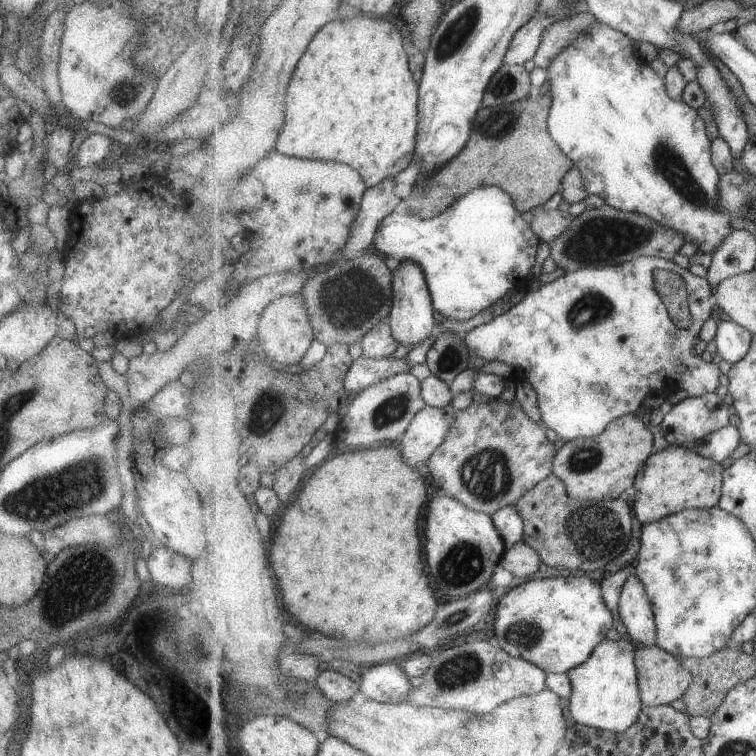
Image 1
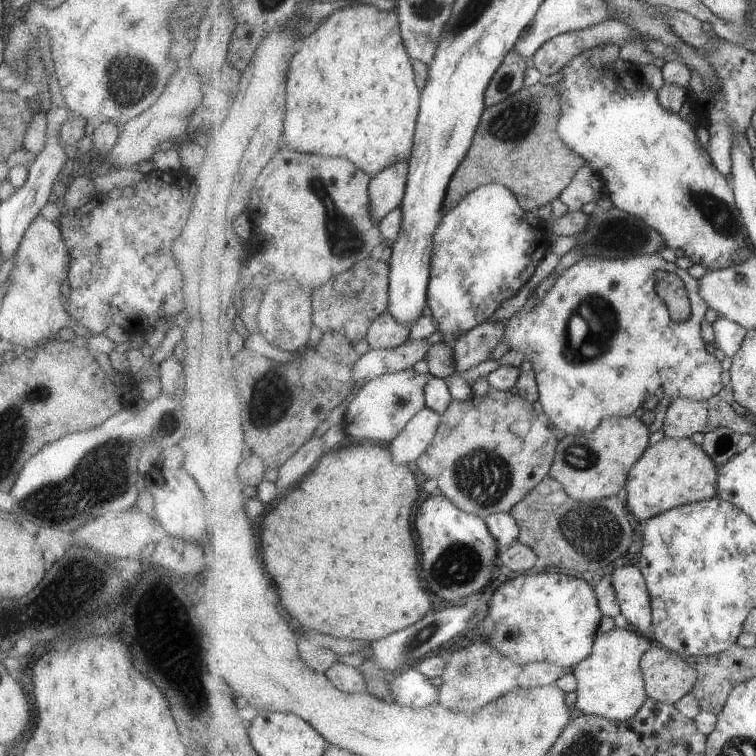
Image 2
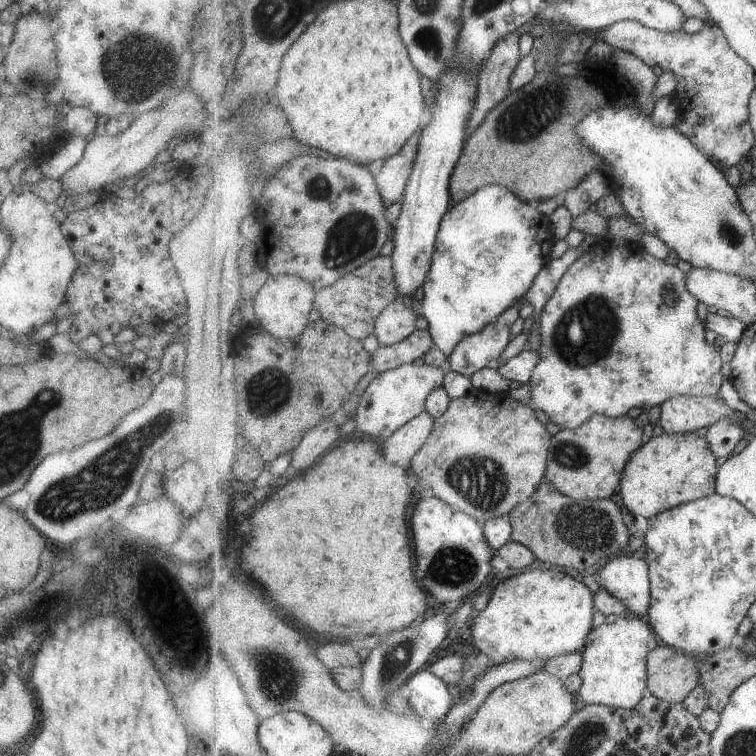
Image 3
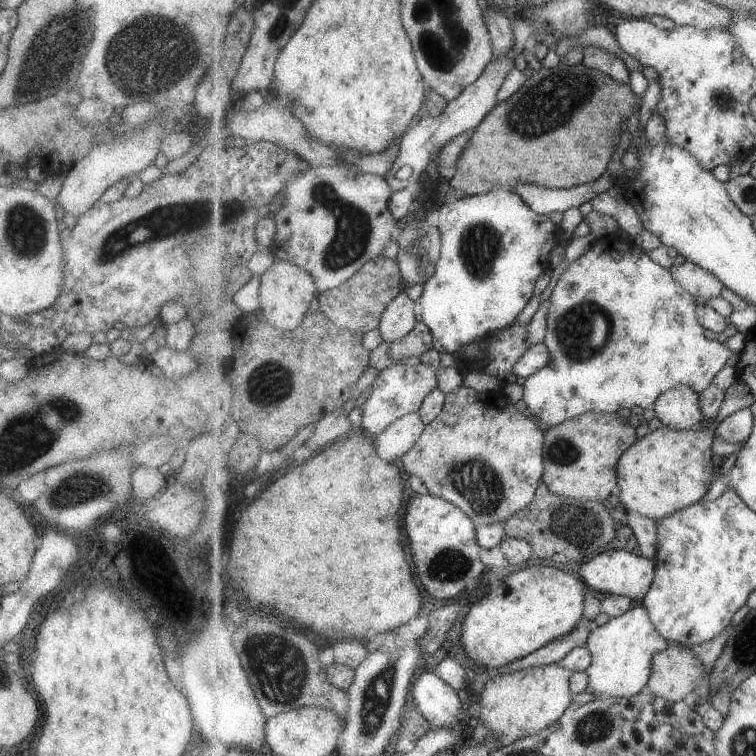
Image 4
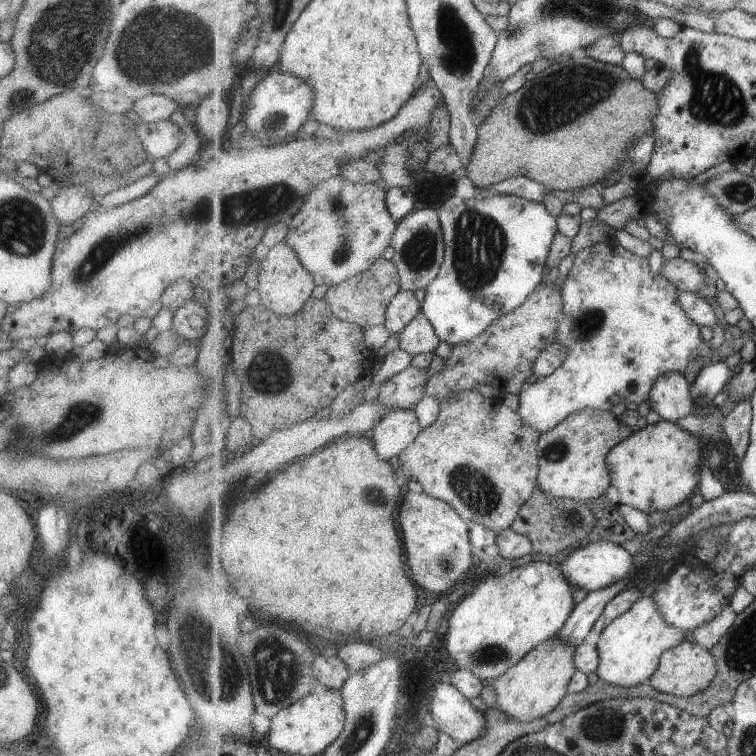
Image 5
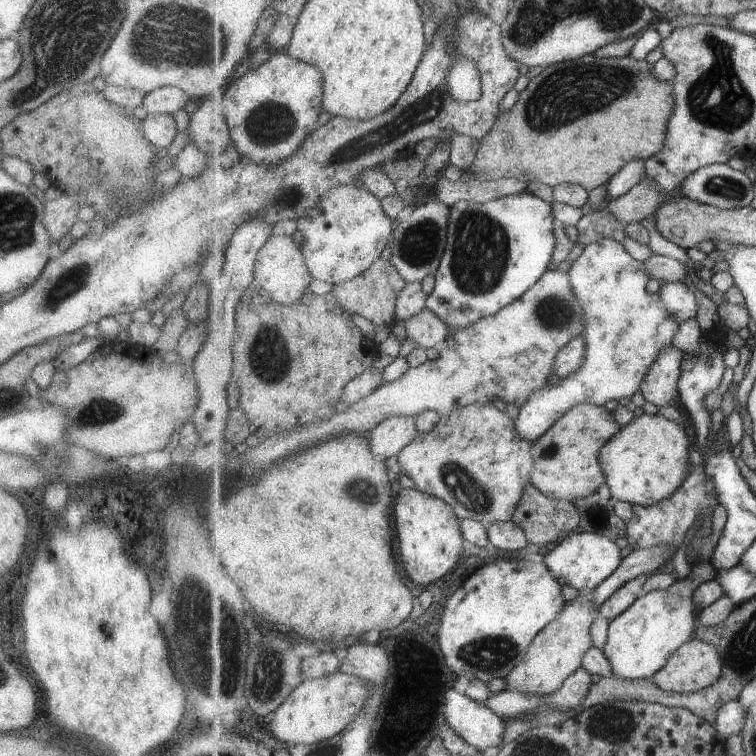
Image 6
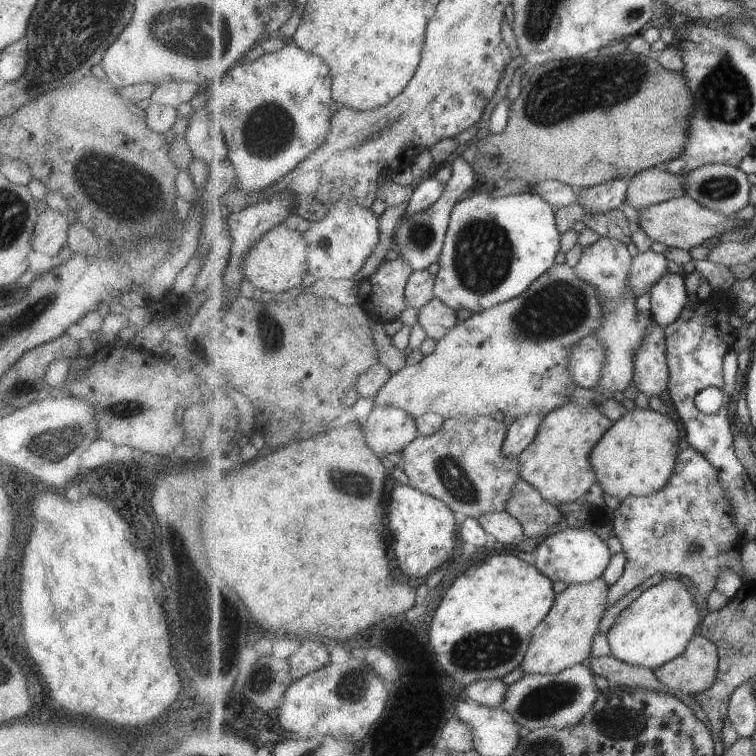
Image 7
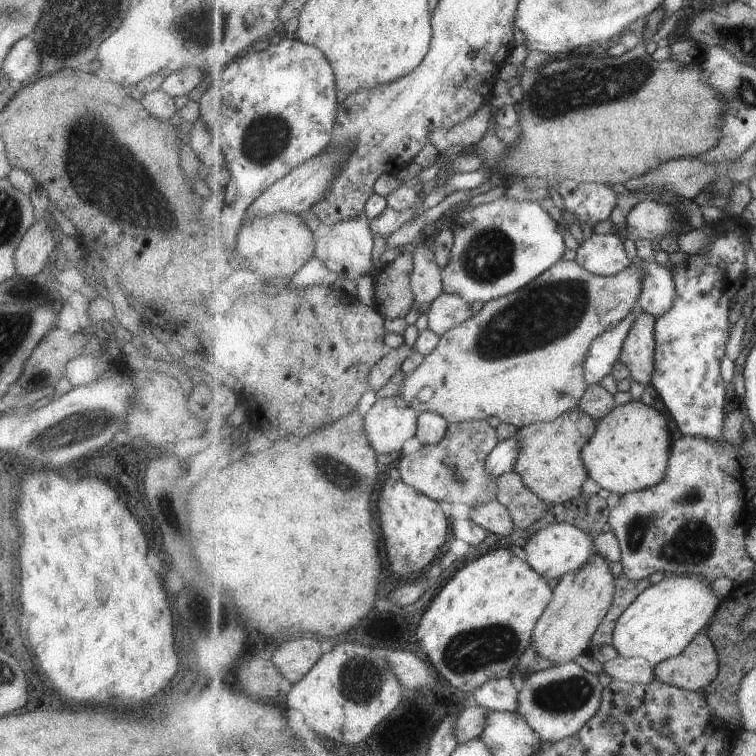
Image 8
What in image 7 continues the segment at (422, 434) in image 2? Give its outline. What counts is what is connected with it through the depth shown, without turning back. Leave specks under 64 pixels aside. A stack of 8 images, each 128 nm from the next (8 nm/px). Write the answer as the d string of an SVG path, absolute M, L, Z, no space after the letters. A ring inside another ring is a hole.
M375 405L363 428L369 446L380 456L402 453L418 437L415 416L397 406Z

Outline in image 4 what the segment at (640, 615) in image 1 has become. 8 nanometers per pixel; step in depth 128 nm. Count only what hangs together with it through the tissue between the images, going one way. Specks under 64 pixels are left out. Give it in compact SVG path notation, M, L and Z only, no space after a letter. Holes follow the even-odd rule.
M608 549L603 554L597 554L595 558L575 566L574 571L580 574L588 590L597 596L629 596L629 598L641 602L647 596L647 592L655 580L656 568L657 562L643 555L637 556L637 554L623 549Z

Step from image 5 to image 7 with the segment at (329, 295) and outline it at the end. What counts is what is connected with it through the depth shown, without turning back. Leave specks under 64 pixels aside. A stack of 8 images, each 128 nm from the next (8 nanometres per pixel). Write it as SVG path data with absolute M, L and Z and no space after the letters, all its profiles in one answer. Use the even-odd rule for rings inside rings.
M398 256L394 260L384 259L374 273L363 279L357 286L357 299L367 315L383 326L399 320L407 308L405 289L413 271L413 266Z

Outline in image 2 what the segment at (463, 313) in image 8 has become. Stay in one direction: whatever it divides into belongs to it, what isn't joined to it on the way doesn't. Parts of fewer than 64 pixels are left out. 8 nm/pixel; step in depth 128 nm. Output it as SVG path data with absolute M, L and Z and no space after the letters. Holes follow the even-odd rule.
M423 338L407 340L389 350L372 349L355 363L355 379L368 382L387 373L413 368L419 360L427 358L431 347L427 338Z

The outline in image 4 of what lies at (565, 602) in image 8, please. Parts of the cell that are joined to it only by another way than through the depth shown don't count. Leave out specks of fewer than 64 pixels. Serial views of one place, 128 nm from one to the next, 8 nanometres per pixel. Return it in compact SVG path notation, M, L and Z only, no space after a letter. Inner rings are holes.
M559 662L539 668L517 670L509 674L499 674L485 684L481 694L482 705L478 717L492 731L497 740L505 743L517 741L525 736L533 736L555 724L565 710L573 704L570 680L574 675Z

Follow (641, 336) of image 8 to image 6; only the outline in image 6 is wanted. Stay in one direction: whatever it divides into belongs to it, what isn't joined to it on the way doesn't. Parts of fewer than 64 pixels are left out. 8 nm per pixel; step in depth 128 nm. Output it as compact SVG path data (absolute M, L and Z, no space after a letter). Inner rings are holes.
M665 348L659 358L651 364L647 376L641 382L641 389L646 401L661 406L670 405L678 394L678 383L681 378L685 351Z

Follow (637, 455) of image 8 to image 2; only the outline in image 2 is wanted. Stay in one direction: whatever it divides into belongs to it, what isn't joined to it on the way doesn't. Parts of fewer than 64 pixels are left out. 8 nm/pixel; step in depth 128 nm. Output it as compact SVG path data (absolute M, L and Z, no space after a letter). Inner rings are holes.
M663 437L649 446L639 462L631 468L627 480L628 508L640 520L663 514L679 506L711 500L718 496L719 466L702 444L695 444L690 438Z

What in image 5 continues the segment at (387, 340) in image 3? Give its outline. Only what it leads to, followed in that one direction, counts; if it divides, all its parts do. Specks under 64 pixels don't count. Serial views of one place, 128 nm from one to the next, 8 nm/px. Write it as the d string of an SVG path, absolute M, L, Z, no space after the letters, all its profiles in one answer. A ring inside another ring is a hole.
M402 290L391 300L387 309L386 326L391 334L399 335L422 311L422 303L417 300L413 290Z

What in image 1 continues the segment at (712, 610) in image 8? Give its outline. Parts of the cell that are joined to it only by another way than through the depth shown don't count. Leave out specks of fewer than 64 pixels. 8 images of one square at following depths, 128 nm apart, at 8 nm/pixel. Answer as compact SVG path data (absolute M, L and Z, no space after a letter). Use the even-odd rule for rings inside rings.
M630 638L605 639L595 647L587 662L569 670L573 690L566 709L575 723L611 732L627 732L635 724L644 707L635 664L636 650Z

